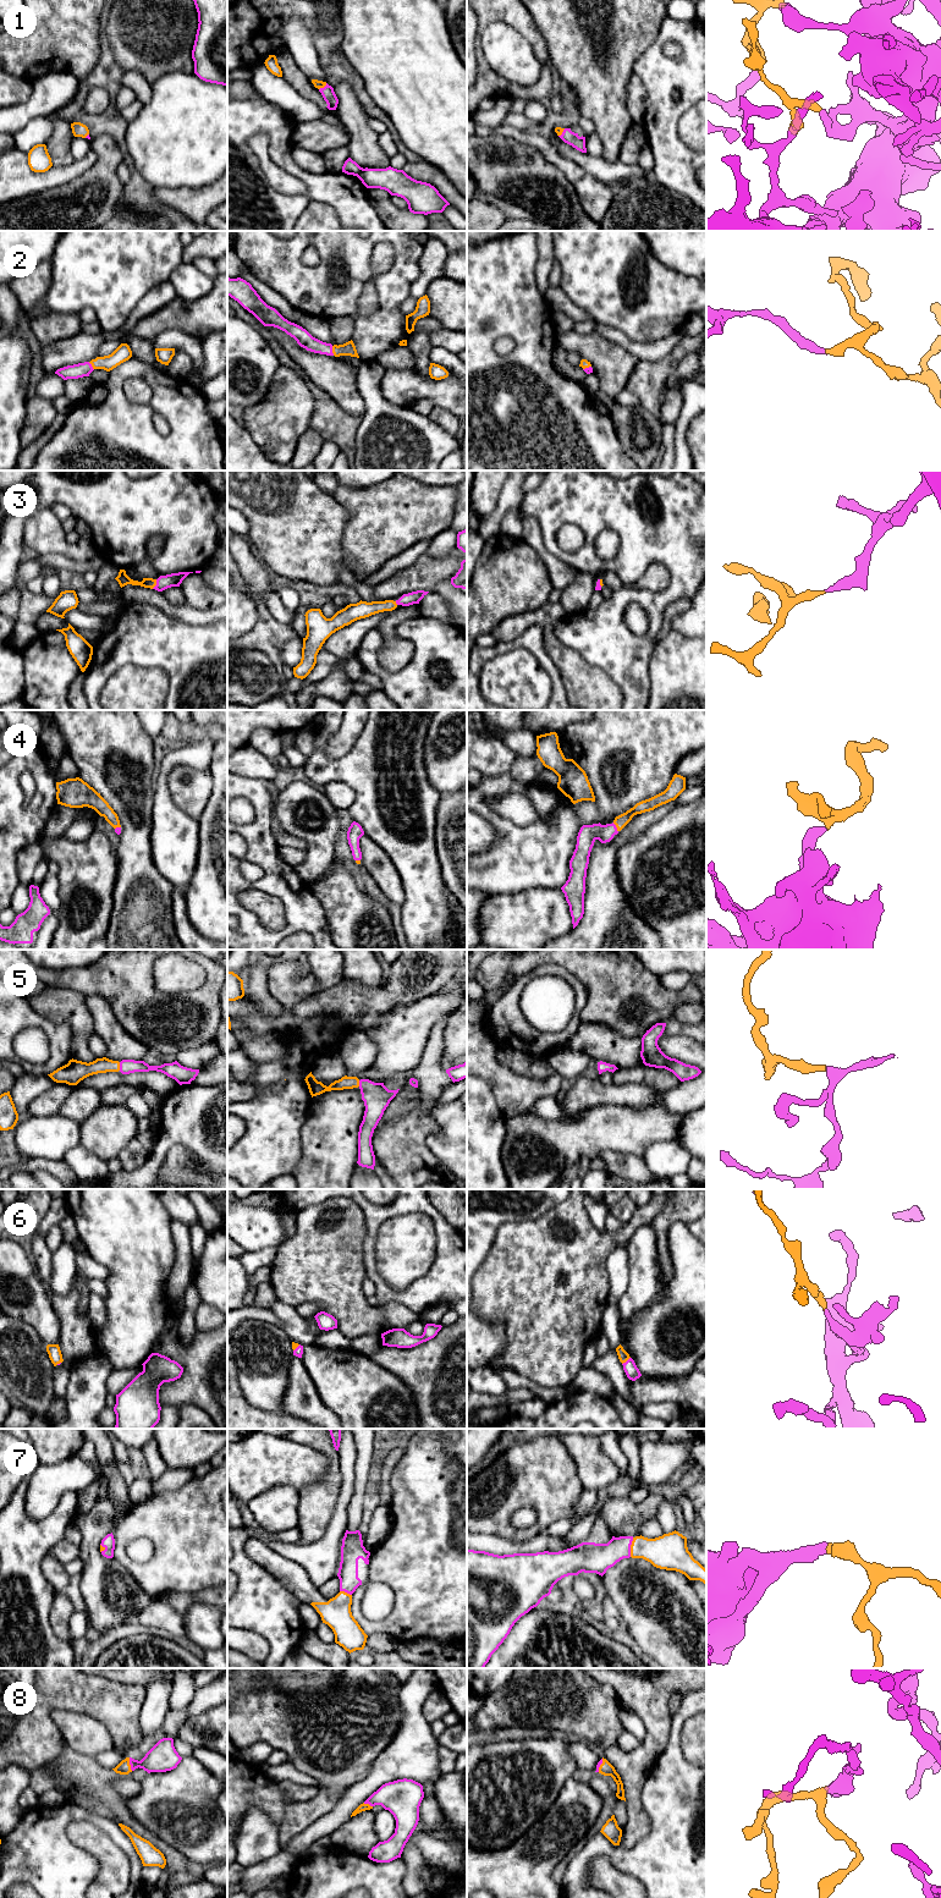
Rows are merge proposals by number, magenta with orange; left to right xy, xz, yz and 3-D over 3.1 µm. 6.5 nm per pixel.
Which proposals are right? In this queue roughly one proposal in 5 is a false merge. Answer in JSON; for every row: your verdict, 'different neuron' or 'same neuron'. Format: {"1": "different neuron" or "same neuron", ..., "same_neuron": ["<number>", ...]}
{"1": "same neuron", "2": "same neuron", "3": "same neuron", "4": "same neuron", "5": "same neuron", "6": "same neuron", "7": "same neuron", "8": "same neuron", "same_neuron": ["1", "2", "3", "4", "5", "6", "7", "8"]}

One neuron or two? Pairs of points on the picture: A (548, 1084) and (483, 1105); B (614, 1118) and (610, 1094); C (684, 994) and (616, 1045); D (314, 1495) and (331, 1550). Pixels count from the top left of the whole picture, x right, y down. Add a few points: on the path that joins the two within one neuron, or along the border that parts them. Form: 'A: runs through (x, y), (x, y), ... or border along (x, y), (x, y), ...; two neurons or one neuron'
A: border along (480, 1077), (490, 1088), (497, 1109), (505, 1118); two neurons
B: border along (640, 1107), (593, 1106), (584, 1111); two neurons
C: border along (600, 1024), (611, 1027), (625, 1036), (640, 1038); two neurons
D: border along (336, 1503), (325, 1531), (317, 1540), (301, 1545); two neurons

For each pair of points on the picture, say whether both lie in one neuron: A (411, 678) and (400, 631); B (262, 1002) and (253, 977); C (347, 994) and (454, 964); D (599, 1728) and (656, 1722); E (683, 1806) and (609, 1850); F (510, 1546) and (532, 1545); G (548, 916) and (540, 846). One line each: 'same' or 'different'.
A: same
B: same
C: same
D: different
E: same
F: same
G: different

